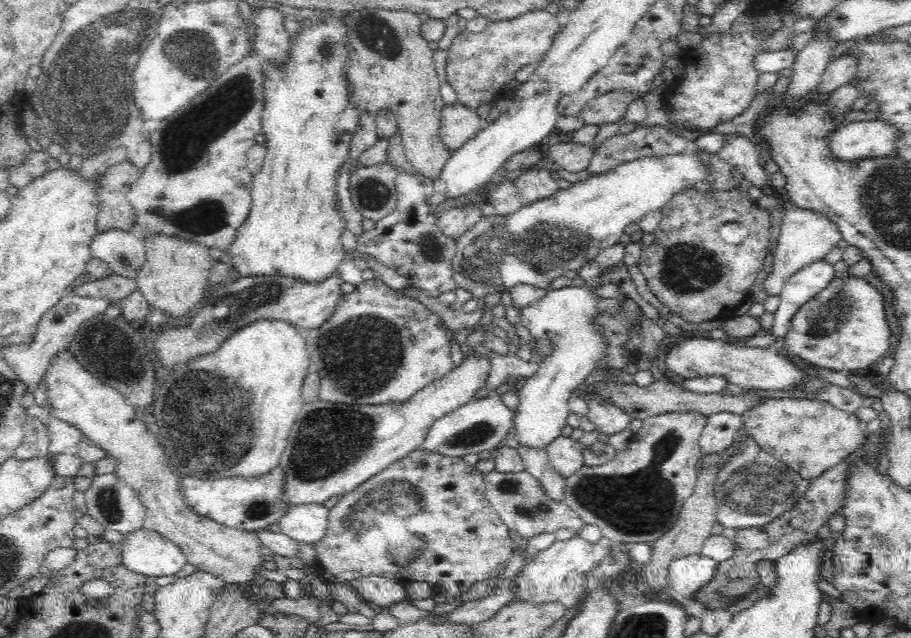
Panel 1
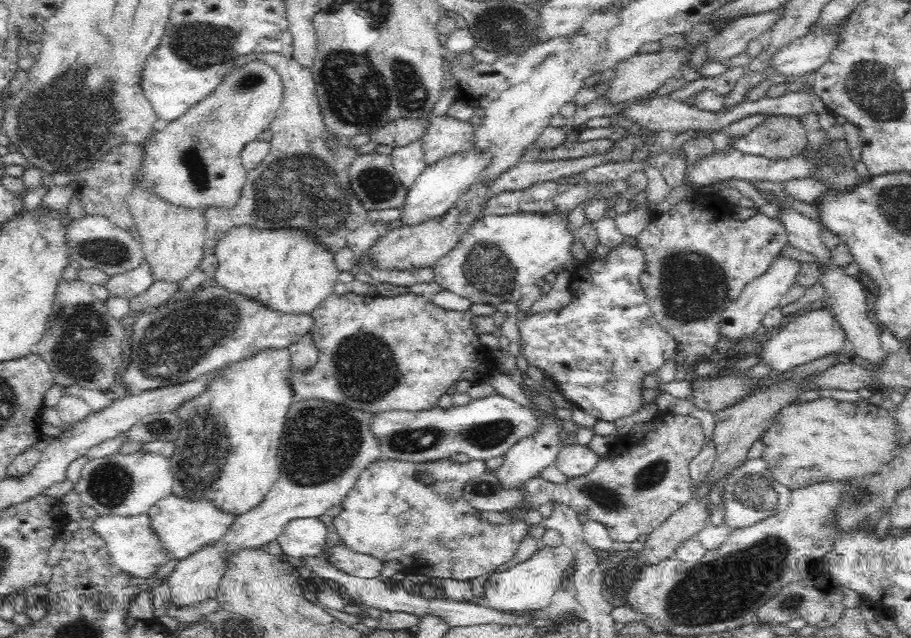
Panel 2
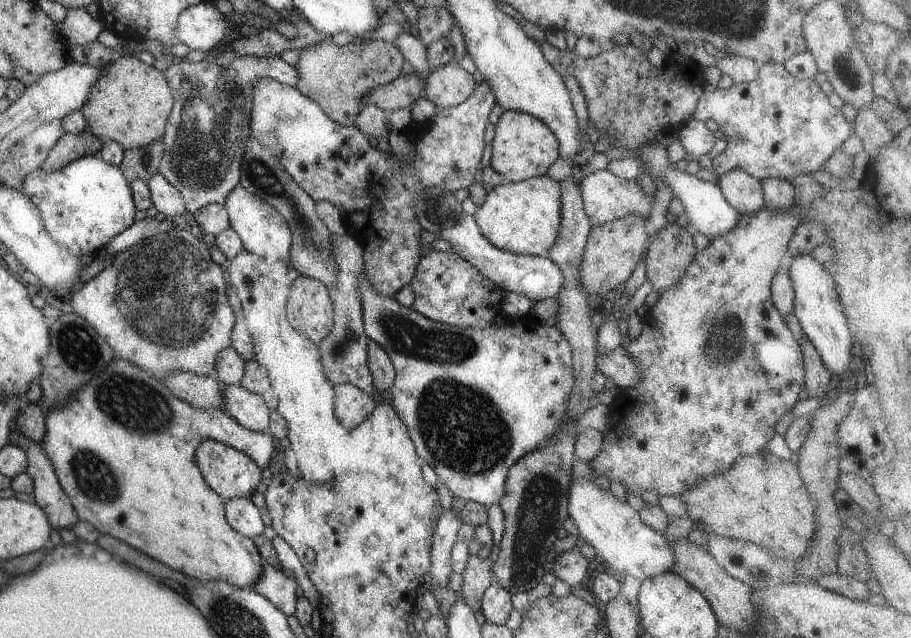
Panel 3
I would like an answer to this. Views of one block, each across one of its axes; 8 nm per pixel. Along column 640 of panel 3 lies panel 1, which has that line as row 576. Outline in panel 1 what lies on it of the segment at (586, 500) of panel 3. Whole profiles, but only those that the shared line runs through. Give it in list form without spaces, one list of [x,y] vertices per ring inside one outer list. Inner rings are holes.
[[[579,534],[572,535],[566,540],[555,540],[546,550],[537,554],[537,557],[524,560],[521,573],[515,580],[517,591],[515,598],[526,602],[554,602],[575,594],[578,591],[576,580],[581,573],[588,573],[596,564],[592,555],[593,545],[586,542]]]

